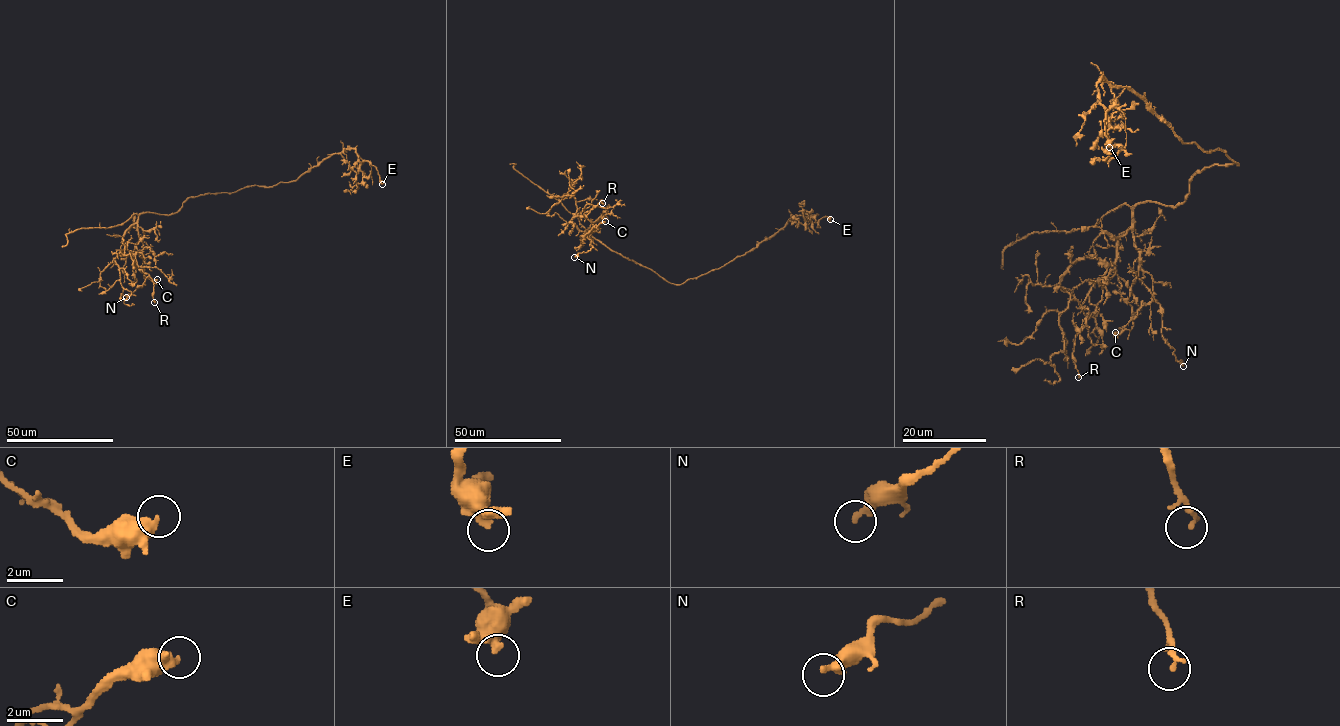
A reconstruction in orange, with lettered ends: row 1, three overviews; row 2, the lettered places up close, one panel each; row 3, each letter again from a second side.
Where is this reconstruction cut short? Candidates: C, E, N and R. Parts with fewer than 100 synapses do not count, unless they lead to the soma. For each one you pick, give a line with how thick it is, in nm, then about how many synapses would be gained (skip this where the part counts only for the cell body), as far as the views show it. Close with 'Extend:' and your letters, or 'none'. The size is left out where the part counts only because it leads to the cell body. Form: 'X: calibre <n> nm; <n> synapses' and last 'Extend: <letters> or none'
Extend: none

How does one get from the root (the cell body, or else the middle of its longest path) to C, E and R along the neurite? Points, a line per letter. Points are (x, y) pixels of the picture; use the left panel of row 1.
C: (204, 194), (189, 197), (171, 215), (139, 215), (133, 262), (147, 277), (157, 279)
E: (204, 194), (292, 181), (331, 155), (350, 148), (356, 150), (360, 165), (368, 161), (375, 168), (382, 184)
R: (204, 194), (189, 197), (171, 215), (142, 213), (125, 231), (123, 243), (137, 267), (152, 279), (154, 302)

